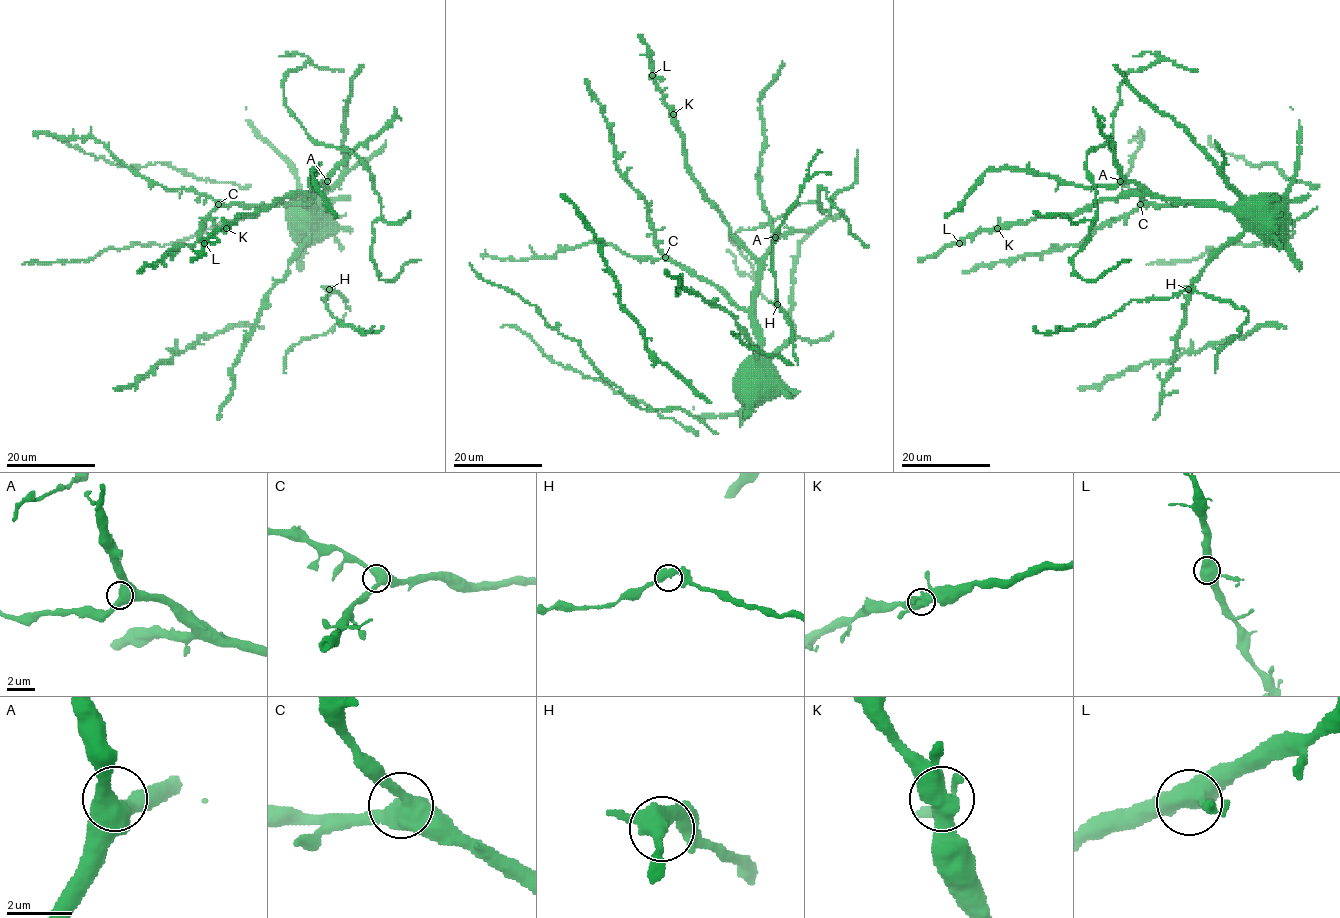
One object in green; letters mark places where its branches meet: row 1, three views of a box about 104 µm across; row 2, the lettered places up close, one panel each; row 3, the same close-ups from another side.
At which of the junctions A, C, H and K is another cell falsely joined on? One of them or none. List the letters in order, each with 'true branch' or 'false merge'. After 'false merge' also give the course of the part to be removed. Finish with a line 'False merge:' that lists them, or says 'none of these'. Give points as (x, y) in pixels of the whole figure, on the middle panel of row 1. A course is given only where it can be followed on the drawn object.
A: true branch
C: true branch
H: true branch
K: true branch
False merge: none of these

